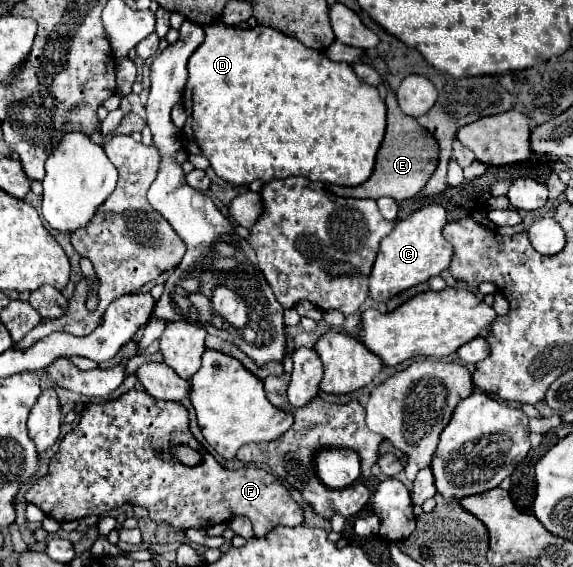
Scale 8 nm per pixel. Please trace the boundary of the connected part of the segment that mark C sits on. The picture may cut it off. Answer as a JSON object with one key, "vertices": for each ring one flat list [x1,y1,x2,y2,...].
{"vertices":[[438,204,424,206,412,216,394,224,392,232,380,242,378,258,374,262,370,274,370,296,374,302,386,302,402,290,426,282,432,276,438,276,452,262,454,248,442,236,442,228,446,226,446,210]]}

